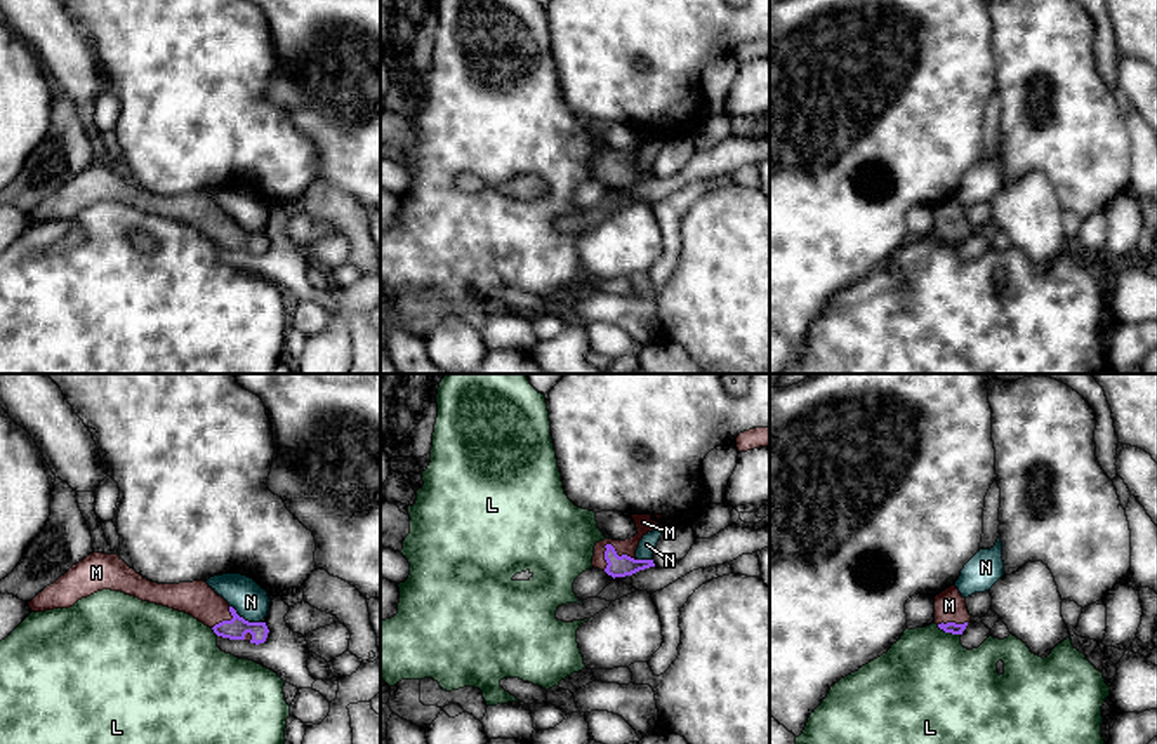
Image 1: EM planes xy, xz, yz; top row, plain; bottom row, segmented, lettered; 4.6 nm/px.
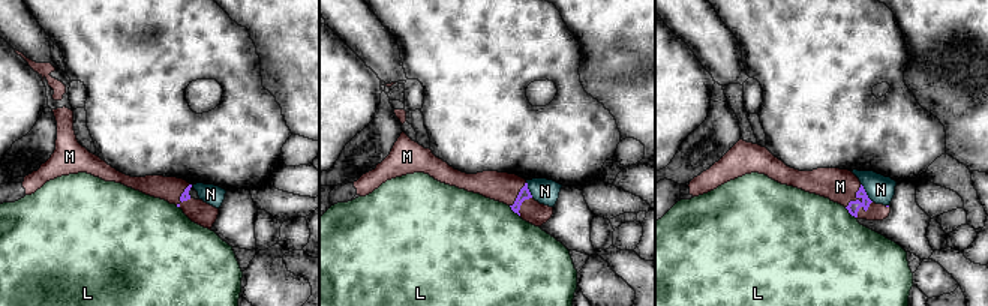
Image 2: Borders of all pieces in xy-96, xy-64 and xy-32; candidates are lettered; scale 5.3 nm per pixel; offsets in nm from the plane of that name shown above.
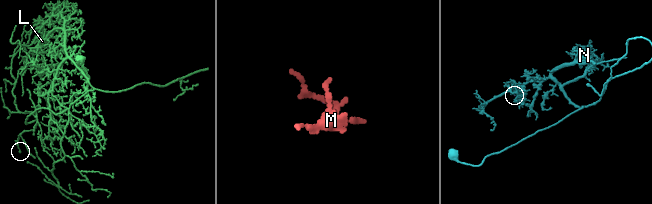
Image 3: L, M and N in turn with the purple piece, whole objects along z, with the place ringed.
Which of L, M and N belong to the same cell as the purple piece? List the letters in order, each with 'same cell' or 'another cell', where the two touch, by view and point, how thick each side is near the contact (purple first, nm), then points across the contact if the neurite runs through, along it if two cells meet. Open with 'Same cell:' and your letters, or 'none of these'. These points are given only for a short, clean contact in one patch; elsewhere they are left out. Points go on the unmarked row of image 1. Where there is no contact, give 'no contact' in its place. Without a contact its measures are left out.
Same cell: M
L: another cell; contact yz (949, 242); calibres 50 and 460 nm; border yz (937, 235), (945, 242), (959, 245)
M: same cell; contact xz (617, 166); calibres 100 and 80 nm; way xz (617, 176), (617, 166), (640, 145), (643, 132)
N: another cell; contact xy (244, 230); calibres 100 and 160 nm; border xy (230, 216), (245, 230), (261, 233)

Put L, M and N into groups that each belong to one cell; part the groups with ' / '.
L / M / N

